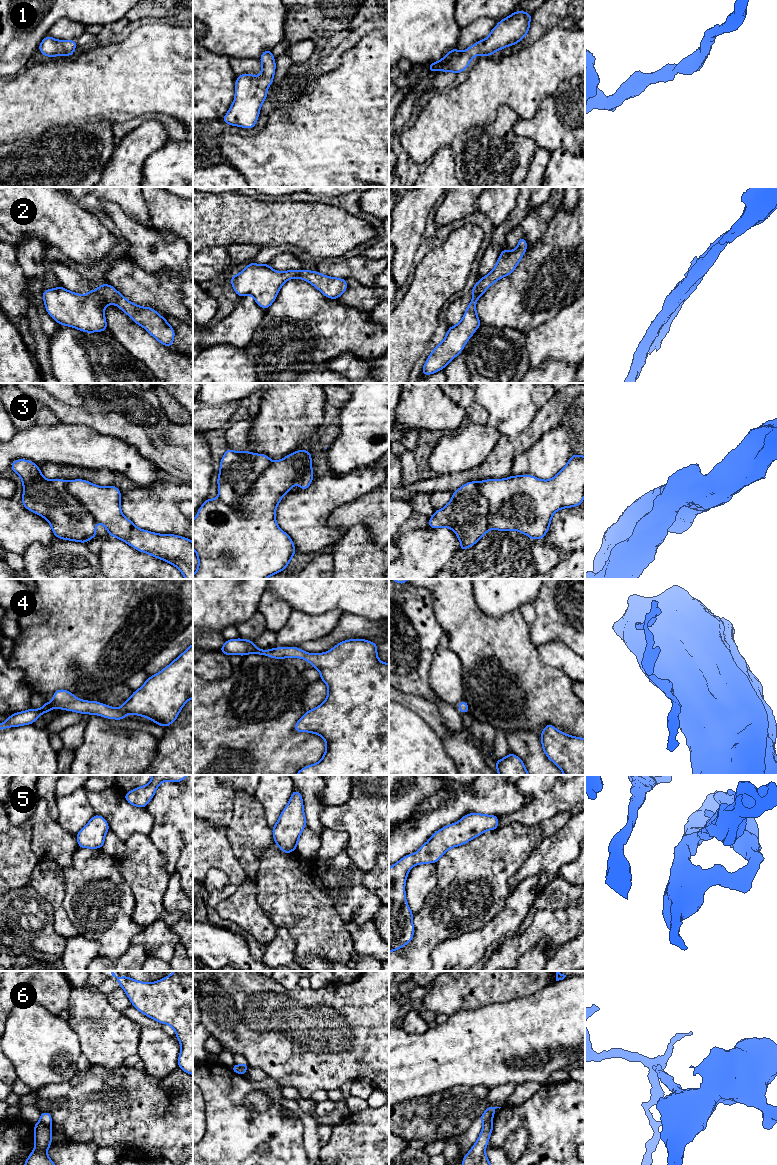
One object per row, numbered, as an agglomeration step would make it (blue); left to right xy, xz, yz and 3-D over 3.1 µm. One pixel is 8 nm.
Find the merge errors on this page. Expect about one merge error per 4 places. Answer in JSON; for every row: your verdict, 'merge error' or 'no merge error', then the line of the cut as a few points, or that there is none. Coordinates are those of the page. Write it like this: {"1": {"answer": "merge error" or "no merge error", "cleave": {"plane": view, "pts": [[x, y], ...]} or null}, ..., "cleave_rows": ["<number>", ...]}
{"1": {"answer": "no merge error", "cleave": null}, "2": {"answer": "merge error", "cleave": {"plane": "xy", "pts": [[97, 289], [99, 294], [108, 303]]}}, "3": {"answer": "merge error", "cleave": {"plane": "xz", "pts": [[273, 462], [235, 503], [224, 503], [218, 498]]}}, "4": {"answer": "no merge error", "cleave": null}, "5": {"answer": "no merge error", "cleave": null}, "6": {"answer": "merge error", "cleave": {"plane": "xy", "pts": [[39, 1120], [49, 1126]]}}, "cleave_rows": ["2", "3", "6"]}

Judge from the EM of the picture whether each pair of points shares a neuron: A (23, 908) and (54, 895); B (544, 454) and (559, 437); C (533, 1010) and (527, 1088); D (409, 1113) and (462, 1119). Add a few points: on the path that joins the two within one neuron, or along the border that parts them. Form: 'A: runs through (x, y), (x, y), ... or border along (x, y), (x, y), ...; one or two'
A: border along (29, 884), (51, 905), (54, 920); two
B: runs through (548, 450), (557, 441); one
C: border along (518, 1083), (538, 1082), (541, 1085); two
D: runs through (422, 1117), (449, 1118); one

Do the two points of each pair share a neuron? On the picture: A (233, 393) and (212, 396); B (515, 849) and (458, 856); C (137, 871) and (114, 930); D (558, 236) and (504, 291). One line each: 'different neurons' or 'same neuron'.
A: same neuron
B: same neuron
C: different neurons
D: same neuron

